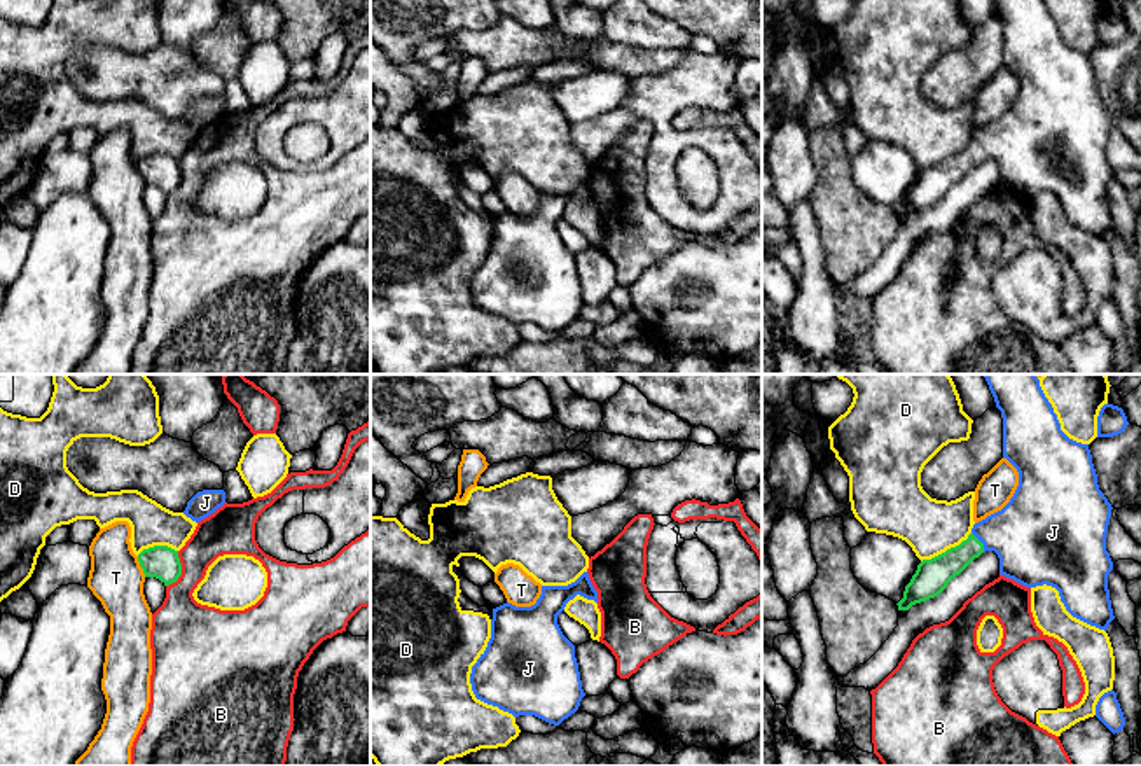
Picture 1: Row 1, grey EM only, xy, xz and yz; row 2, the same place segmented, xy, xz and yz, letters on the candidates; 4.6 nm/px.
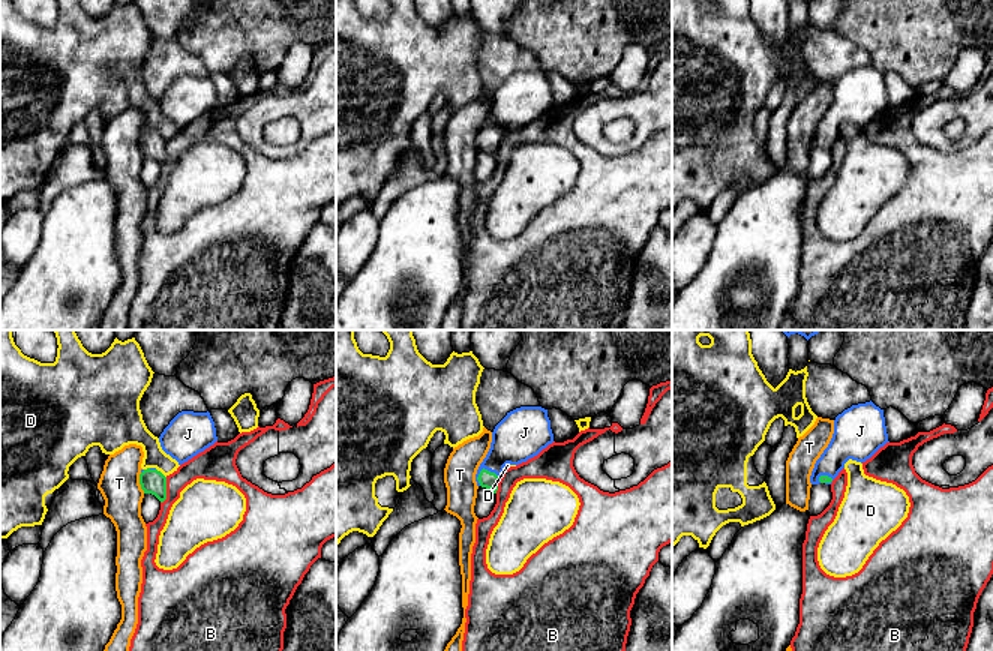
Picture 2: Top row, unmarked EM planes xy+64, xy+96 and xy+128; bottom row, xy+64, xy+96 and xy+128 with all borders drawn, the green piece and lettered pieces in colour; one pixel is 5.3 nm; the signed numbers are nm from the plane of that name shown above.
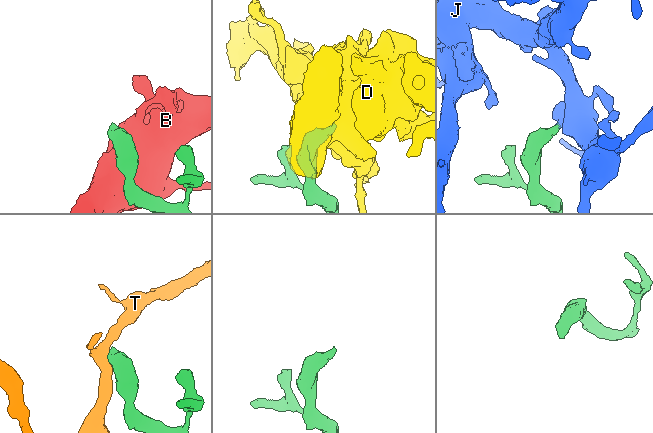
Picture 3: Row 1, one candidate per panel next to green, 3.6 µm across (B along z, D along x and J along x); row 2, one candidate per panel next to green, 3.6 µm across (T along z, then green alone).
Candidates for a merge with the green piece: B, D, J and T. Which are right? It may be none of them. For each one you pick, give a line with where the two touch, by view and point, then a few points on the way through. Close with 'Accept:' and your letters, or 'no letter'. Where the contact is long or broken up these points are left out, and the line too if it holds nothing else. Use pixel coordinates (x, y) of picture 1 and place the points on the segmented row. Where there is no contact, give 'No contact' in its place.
J: Touches green at yz (981, 543). Path across: yz (937, 572), (981, 543), (1035, 537)
Accept: J

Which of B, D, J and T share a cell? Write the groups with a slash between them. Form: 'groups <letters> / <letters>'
groups B / D / J / T

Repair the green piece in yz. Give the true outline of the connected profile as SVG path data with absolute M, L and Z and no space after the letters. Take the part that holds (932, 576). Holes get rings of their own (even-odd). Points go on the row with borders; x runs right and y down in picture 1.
M984 374L1003 418L1003 458L1019 472L1019 486L998 512L973 525L959 546L923 560L905 586L898 610L938 596L975 558L994 551L999 574L1026 588L1052 586L1066 610L1099 630L1115 619L1108 575L1113 561L1106 551L1111 504L1099 490L1089 444L1069 439L1034 374Z

